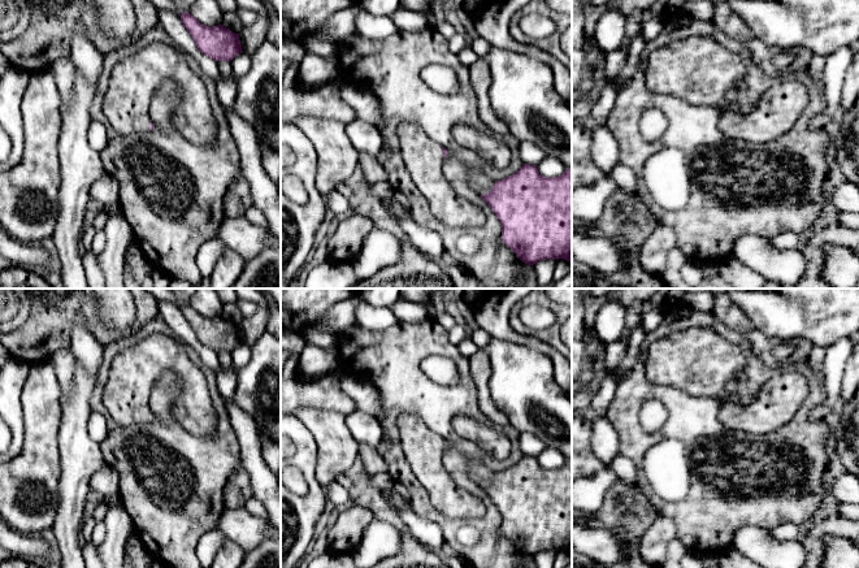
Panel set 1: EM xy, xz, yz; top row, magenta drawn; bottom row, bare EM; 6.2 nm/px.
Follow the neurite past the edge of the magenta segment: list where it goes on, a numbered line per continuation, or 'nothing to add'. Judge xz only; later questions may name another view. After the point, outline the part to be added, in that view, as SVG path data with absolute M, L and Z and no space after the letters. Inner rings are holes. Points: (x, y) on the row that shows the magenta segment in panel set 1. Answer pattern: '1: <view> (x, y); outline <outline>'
1: xz (424, 159); outline M409 122L396 129L399 148L416 188L426 199L431 214L451 229L473 229L485 224L485 213L457 196L444 178L442 147Z

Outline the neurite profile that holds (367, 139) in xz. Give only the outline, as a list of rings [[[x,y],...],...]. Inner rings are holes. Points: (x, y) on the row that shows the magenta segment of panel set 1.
[[[356,118],[346,125],[346,134],[360,155],[377,156],[383,147],[383,138],[377,126]]]

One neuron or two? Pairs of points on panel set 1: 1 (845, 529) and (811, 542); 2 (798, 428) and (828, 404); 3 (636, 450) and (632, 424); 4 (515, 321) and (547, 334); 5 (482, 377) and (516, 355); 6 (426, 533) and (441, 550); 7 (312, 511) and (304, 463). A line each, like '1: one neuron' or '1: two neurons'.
1: one neuron
2: two neurons
3: one neuron
4: one neuron
5: two neurons
6: one neuron
7: one neuron

